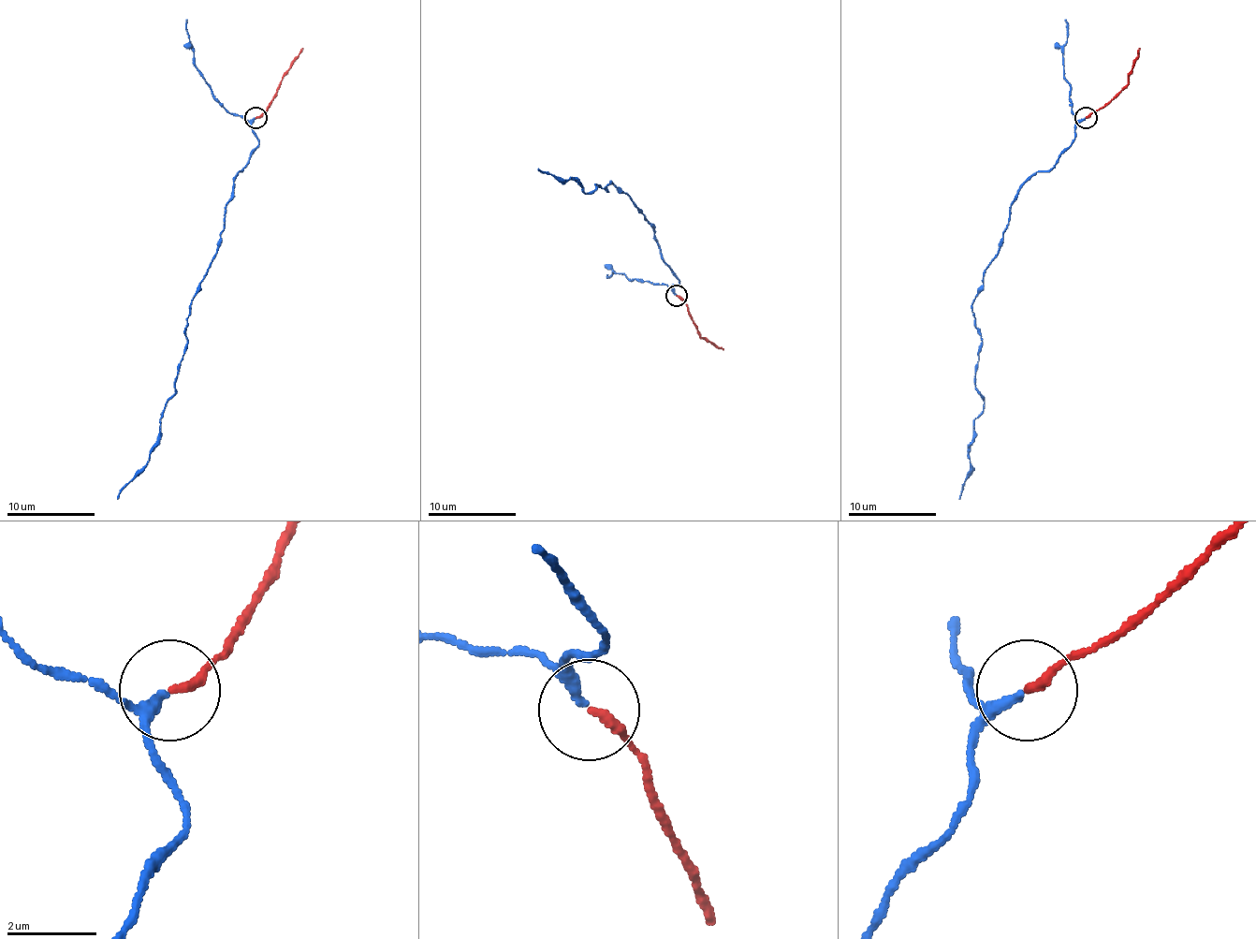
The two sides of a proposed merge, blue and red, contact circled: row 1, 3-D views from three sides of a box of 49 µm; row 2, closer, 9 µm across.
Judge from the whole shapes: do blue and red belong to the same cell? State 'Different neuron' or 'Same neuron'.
Same neuron

